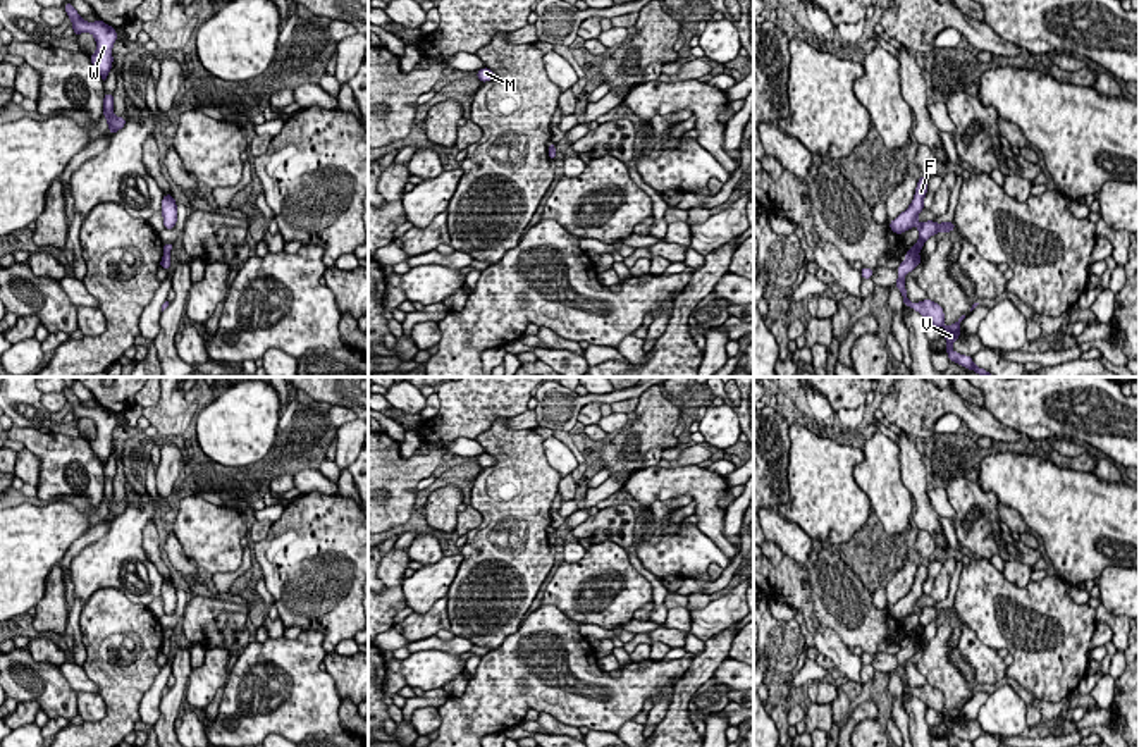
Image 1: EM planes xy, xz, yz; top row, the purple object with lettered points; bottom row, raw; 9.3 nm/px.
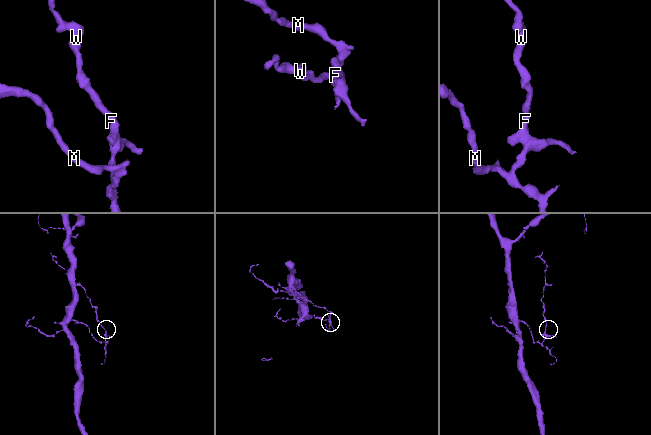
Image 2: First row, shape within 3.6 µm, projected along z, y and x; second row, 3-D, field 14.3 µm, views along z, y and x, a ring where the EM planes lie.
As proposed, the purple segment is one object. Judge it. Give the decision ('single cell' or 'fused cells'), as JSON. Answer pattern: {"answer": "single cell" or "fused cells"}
{"answer": "single cell"}

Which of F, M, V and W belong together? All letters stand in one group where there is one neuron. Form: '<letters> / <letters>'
F M V W

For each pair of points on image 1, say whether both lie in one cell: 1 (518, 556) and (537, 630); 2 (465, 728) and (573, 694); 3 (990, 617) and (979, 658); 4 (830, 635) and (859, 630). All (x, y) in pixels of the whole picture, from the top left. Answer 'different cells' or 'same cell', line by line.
1: different cells
2: same cell
3: different cells
4: different cells

